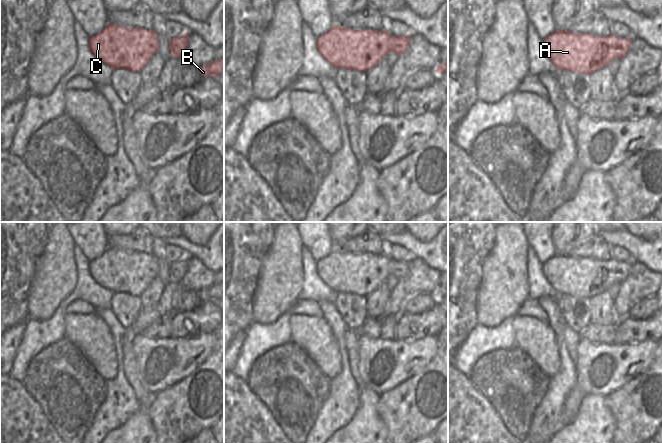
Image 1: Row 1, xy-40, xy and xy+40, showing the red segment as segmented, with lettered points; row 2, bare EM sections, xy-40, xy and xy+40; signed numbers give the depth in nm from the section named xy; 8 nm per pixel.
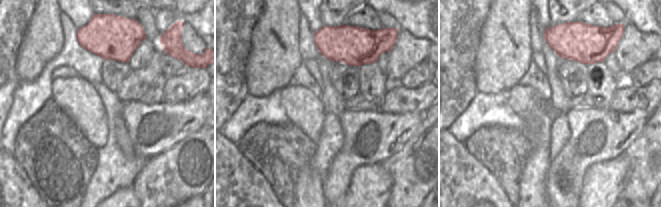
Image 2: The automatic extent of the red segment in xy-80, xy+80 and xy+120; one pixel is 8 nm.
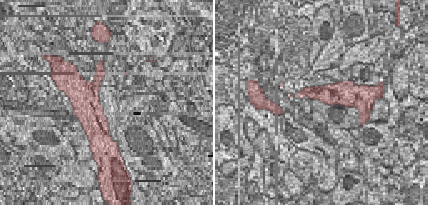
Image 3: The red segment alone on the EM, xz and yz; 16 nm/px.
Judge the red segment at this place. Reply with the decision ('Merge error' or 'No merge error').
Merge error

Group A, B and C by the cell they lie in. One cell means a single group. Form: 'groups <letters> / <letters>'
groups A C / B

